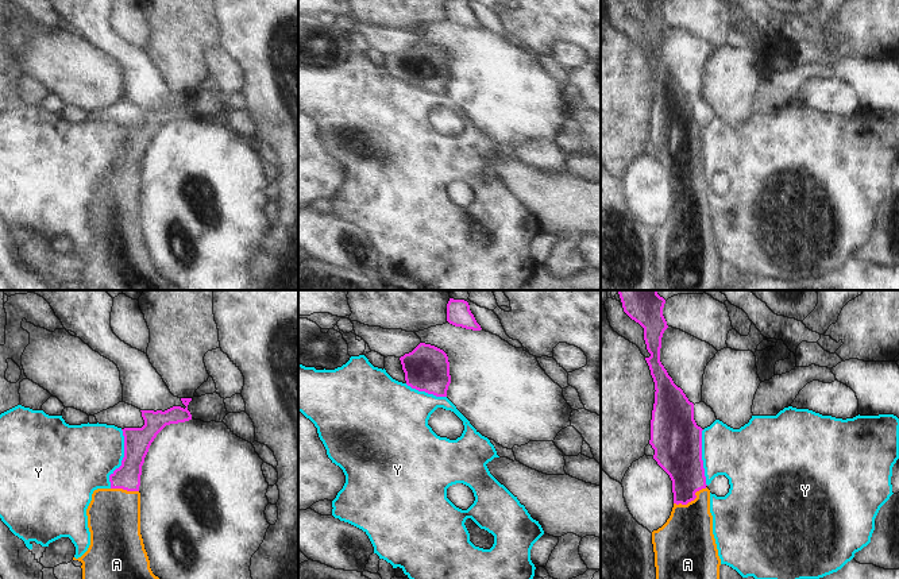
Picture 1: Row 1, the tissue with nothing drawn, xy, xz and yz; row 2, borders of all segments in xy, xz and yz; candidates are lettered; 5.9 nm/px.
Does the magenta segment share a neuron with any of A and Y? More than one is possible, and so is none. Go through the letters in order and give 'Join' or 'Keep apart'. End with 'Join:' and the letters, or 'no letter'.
A: Join
Y: Keep apart
Join: A

